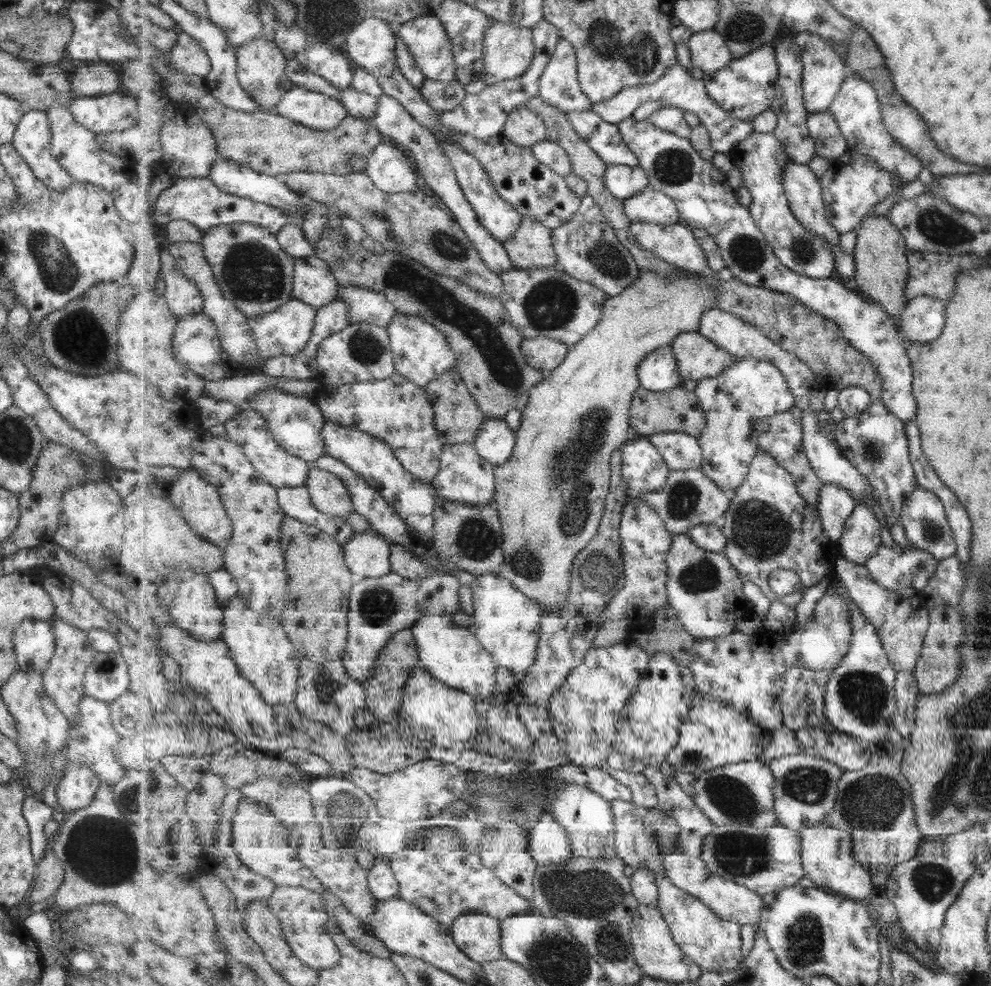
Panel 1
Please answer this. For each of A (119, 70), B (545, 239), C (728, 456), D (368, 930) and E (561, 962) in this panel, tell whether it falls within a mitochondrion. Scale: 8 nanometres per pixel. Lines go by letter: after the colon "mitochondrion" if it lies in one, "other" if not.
A: other
B: other
C: other
D: other
E: mitochondrion

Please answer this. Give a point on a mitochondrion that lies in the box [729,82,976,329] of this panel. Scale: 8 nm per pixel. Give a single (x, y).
(934, 225)

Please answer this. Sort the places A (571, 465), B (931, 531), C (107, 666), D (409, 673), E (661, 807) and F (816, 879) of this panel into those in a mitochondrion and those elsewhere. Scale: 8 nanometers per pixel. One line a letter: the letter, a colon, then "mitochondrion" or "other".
A: mitochondrion
B: mitochondrion
C: mitochondrion
D: other
E: other
F: other

